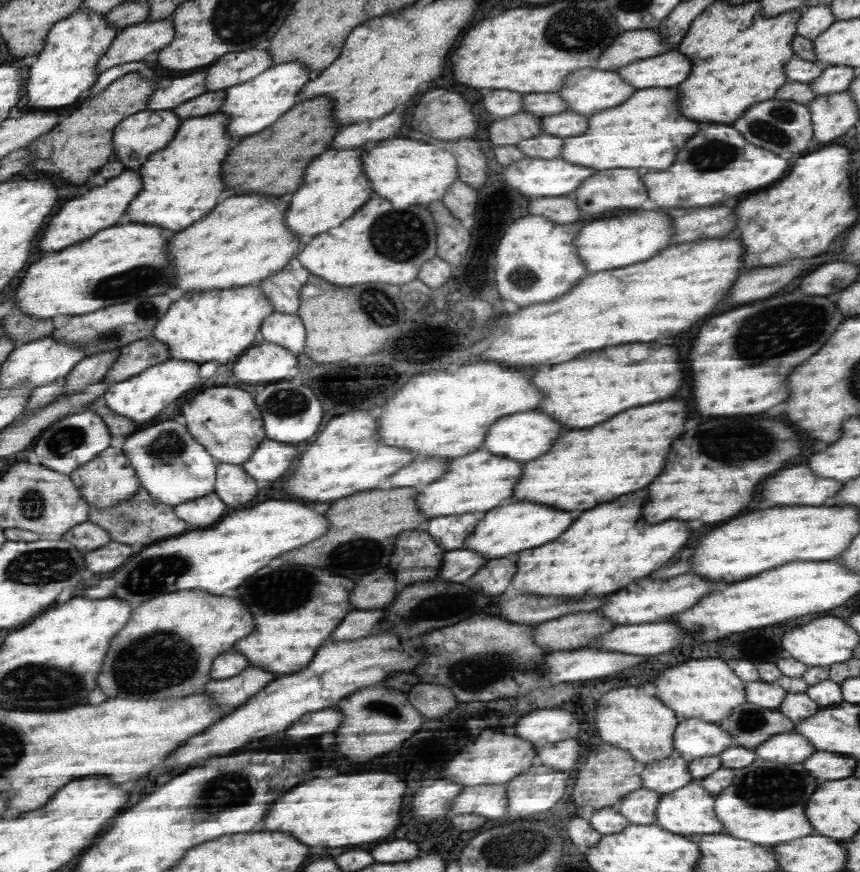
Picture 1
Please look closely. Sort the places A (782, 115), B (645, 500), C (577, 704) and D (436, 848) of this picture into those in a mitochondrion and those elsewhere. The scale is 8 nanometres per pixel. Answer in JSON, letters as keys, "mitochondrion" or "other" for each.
{"A":"mitochondrion","B":"other","C":"other","D":"other"}

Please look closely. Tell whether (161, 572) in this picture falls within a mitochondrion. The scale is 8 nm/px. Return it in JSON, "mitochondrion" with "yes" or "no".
{"mitochondrion":"yes"}

